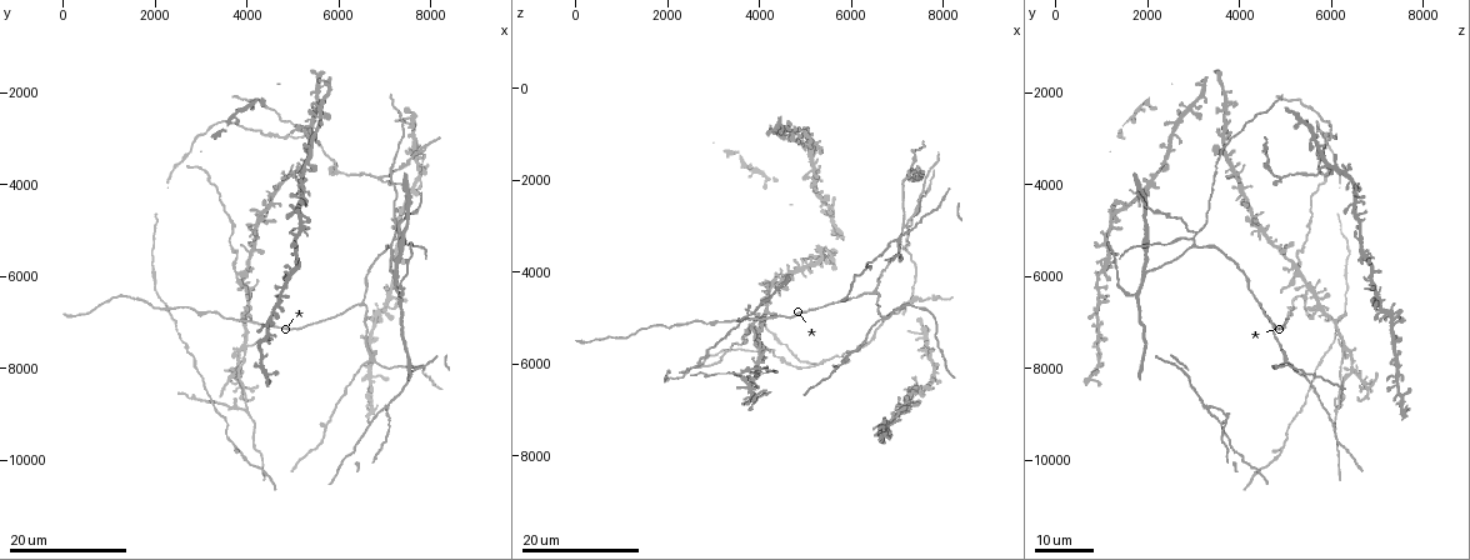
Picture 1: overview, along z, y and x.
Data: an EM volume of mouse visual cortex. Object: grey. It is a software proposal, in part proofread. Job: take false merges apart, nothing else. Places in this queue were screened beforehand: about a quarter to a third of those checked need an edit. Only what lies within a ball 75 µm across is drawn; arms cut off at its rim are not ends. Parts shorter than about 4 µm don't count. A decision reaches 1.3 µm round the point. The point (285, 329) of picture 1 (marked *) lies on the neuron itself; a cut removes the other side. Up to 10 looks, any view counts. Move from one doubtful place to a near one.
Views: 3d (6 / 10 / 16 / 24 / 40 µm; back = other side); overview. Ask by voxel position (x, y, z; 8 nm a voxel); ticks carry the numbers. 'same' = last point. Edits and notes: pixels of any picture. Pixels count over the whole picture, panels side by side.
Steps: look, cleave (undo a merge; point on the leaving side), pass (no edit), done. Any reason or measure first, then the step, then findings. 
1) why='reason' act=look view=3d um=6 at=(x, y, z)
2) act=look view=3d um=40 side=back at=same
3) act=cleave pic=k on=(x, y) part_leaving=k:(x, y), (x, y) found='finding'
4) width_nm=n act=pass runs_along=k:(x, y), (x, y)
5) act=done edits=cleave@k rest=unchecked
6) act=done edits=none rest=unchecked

act=look view=3d um=24 at=(3900, 5850, 5200)

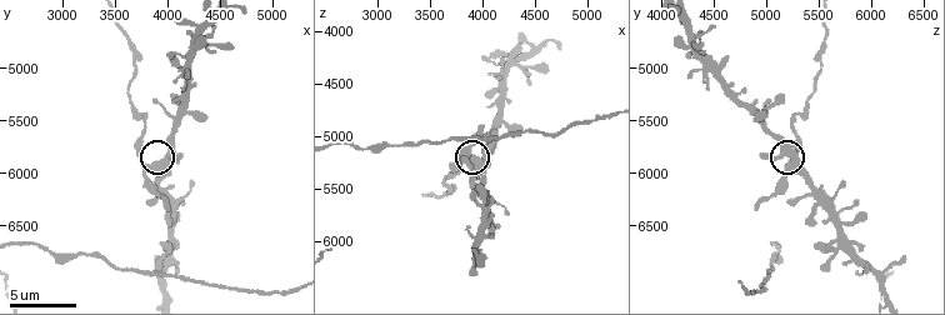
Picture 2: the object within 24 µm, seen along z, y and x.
why='zoom in' act=look view=3d um=10 at=(3960, 5940, 5220)

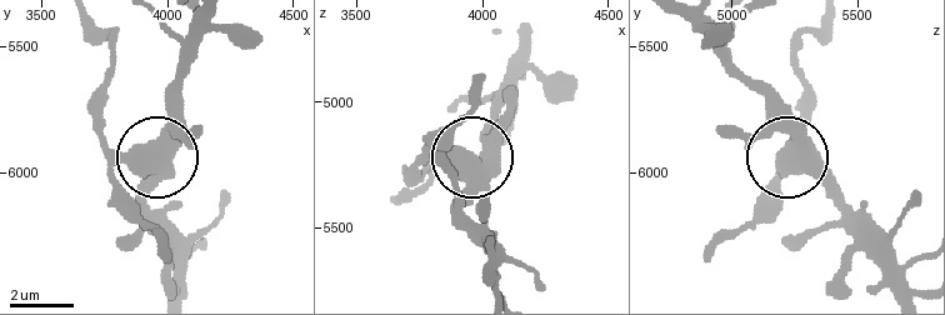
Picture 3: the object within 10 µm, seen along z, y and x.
side_arm_um=116 act=cleave pic=3 on=(781, 198) part_leaving=3:(149, 155), (119, 153), (105, 139), (110, 43), (103, 26) found='a second neuron is stuck on'

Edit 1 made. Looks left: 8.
why='arms run side by side' act=look view=3d um=24 at=(7050, 9150, 3750)

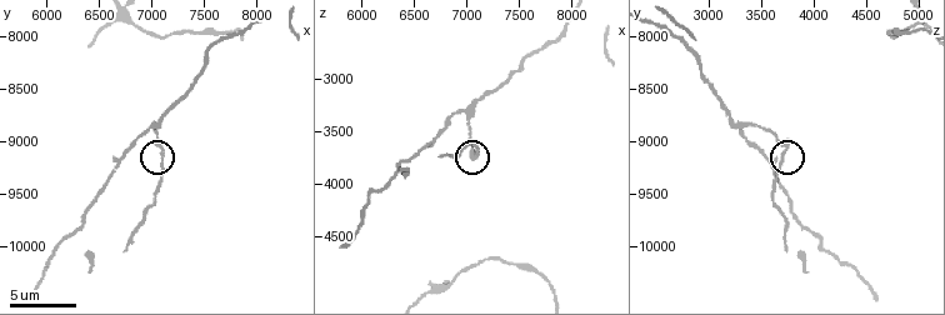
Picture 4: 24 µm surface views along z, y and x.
act=look view=3d um=6 at=(7120, 9120, 3720)

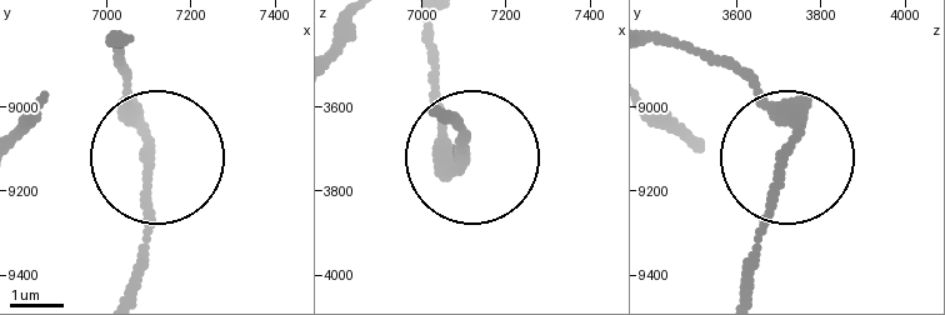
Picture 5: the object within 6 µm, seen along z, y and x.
arms=3 act=pass found='continuous, no second neuron'

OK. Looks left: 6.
why='branch point' act=look view=3d um=24 at=(7350, 6450, 1750)

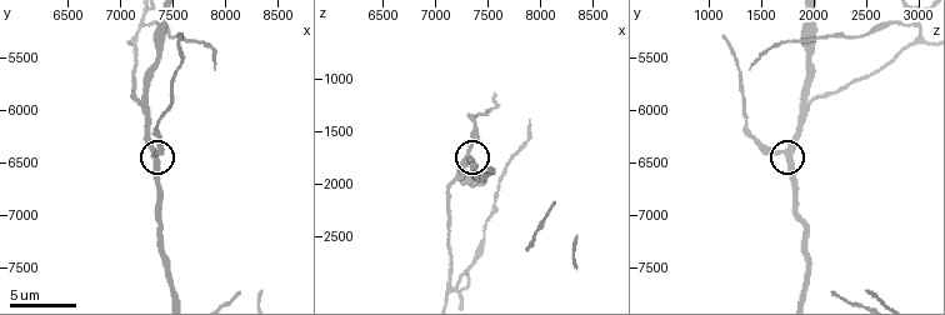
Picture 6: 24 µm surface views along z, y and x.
why='zoom in' act=look view=3d um=6 at=(7320, 6420, 1720)

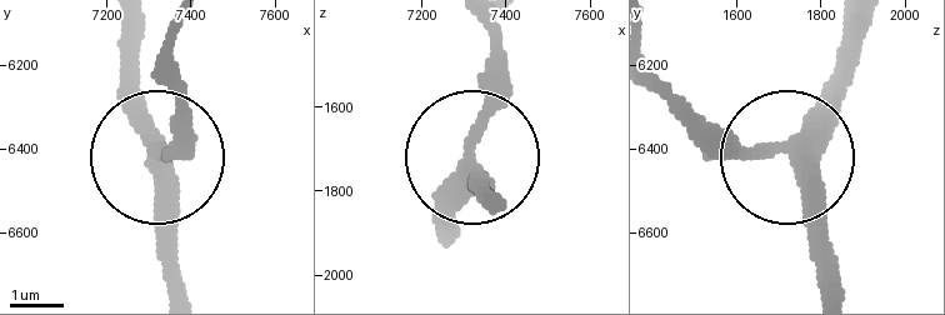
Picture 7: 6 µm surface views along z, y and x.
width_nm=330 act=pass found='all the same neuron'

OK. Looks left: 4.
why='sudden change in width' act=look view=3d um=16 at=(7750, 3300, 4600)

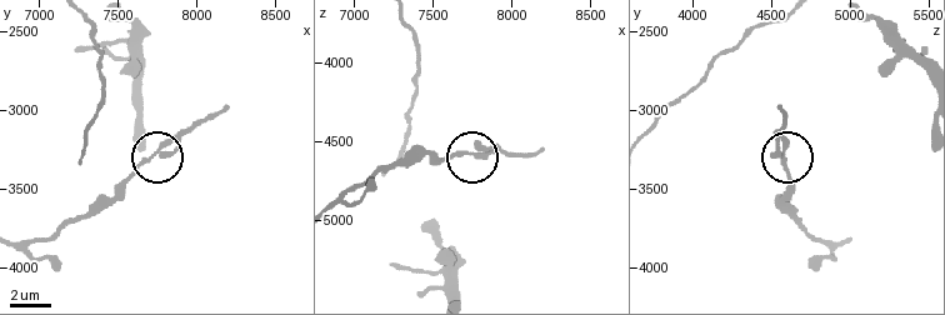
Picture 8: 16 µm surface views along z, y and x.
why='closer look' act=look view=3d um=10 at=(7720, 3320, 4560)

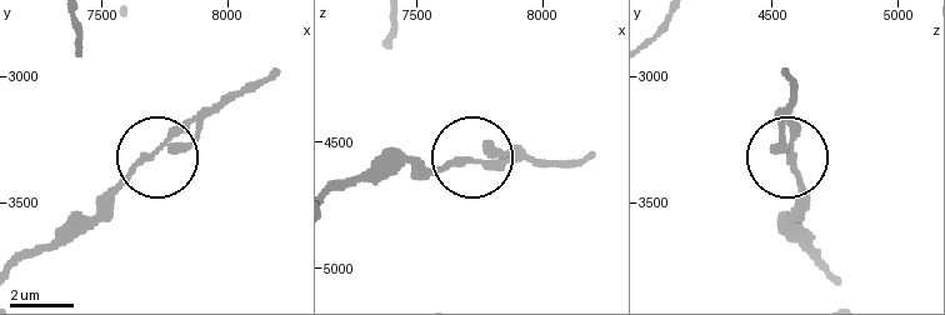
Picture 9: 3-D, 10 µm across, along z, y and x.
act=look view=3d um=6 at=(7690, 3310, 4590)

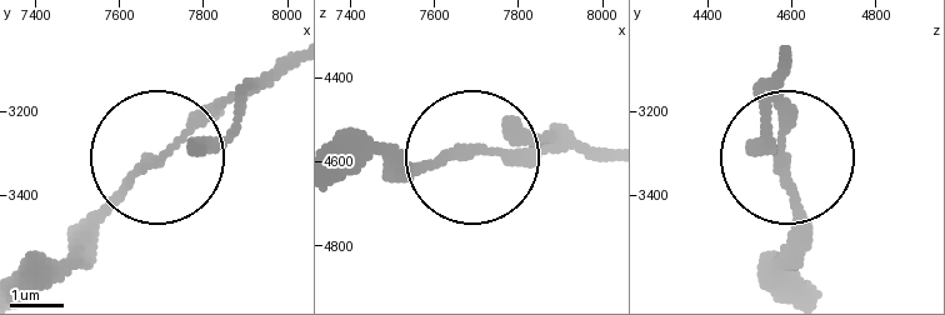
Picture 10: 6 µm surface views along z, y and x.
act=pass runs_along=10:(806, 290), (784, 250), (798, 196), (784, 53) found='one neuron here'

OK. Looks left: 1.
act=done edits=cleave@3 rest=unchecked

